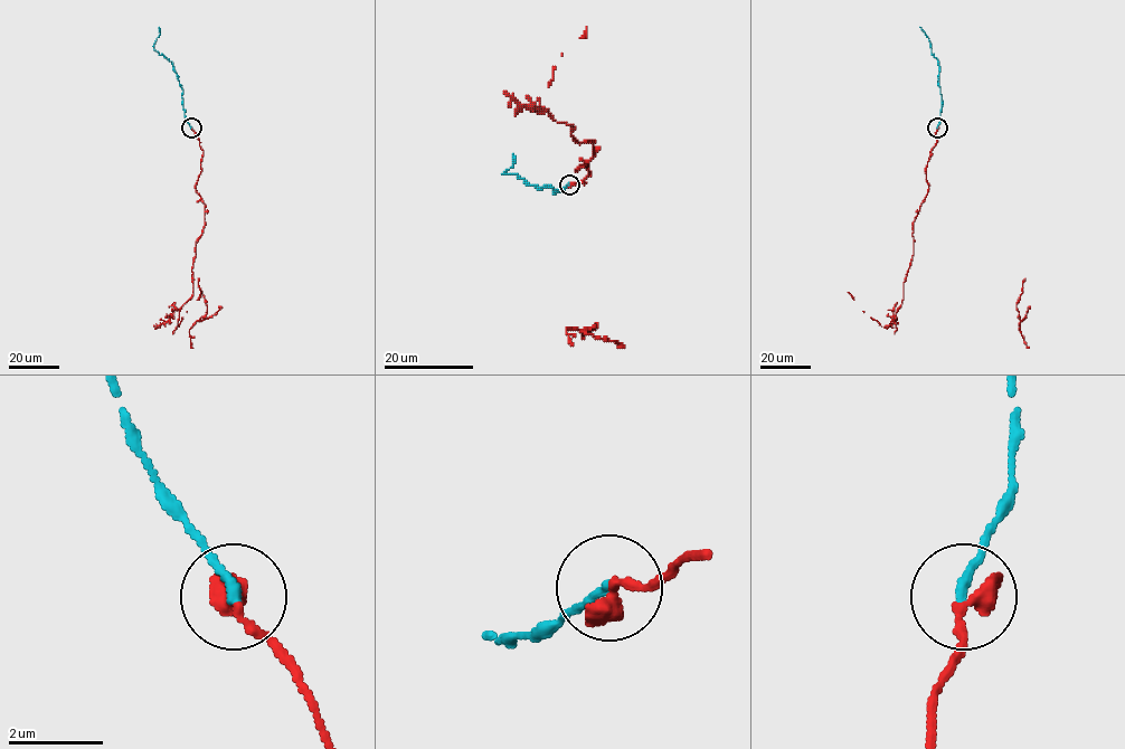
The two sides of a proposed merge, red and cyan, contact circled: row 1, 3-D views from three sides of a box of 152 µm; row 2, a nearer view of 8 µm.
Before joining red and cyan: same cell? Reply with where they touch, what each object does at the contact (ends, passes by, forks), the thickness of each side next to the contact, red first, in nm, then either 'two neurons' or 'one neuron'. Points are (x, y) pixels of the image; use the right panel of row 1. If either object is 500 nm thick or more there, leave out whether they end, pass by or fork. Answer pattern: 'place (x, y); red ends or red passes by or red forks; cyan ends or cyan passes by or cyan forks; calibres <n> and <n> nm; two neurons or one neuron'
place (937, 128); red ends; cyan ends; calibres 460 and 200 nm; one neuron

